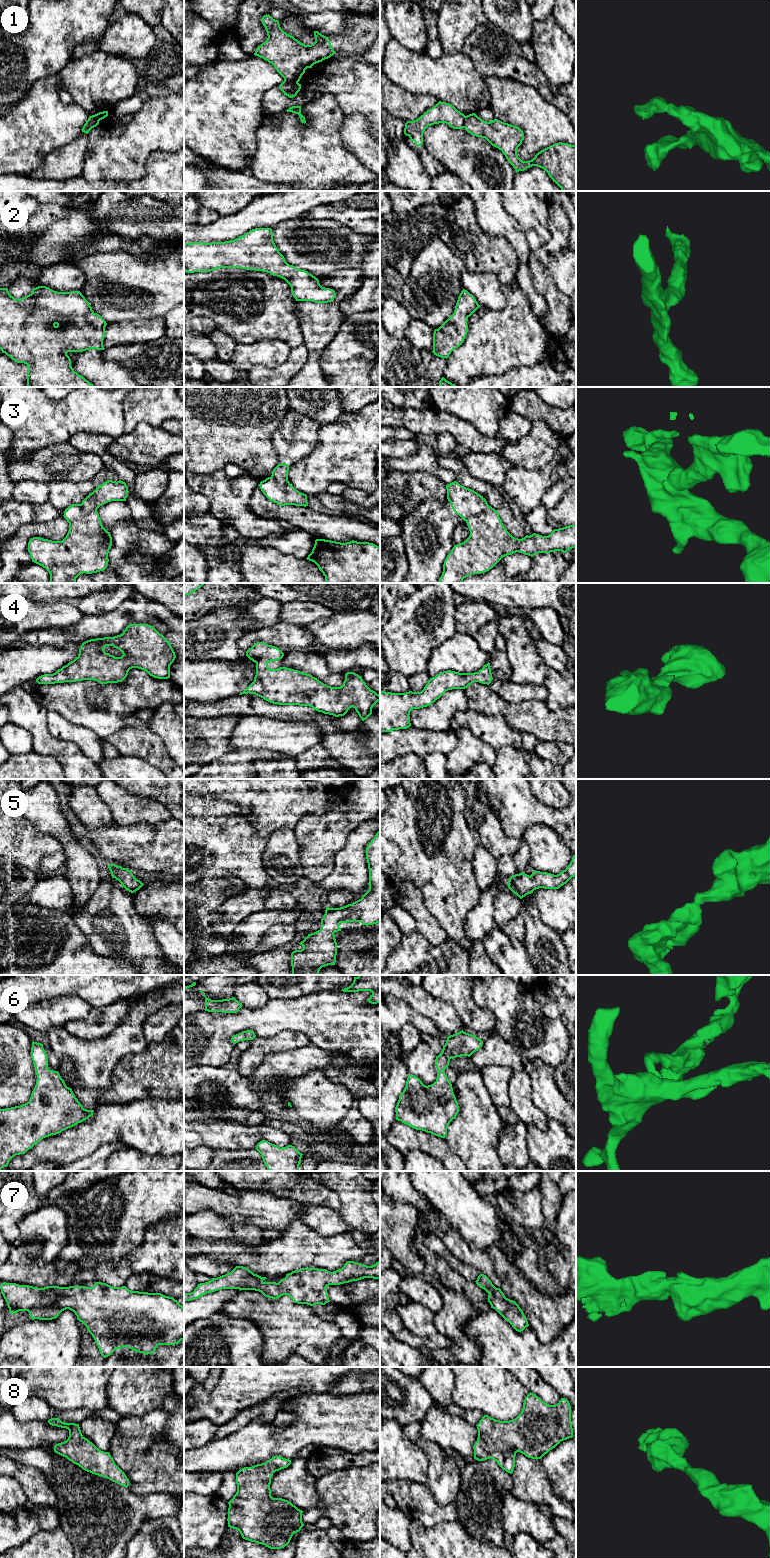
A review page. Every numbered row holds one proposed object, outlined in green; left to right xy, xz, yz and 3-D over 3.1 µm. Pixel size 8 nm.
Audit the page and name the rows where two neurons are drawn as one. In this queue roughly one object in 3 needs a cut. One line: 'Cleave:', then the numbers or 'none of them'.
Cleave: 1, 3

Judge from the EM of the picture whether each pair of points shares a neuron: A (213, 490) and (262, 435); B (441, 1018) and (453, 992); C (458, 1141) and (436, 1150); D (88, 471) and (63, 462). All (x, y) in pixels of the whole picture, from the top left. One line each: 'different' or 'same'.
A: different
B: different
C: different
D: same

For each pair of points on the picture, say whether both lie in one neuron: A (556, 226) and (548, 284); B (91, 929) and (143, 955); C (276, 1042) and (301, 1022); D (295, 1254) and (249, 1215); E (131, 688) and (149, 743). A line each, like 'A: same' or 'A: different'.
A: same
B: same
C: different
D: different
E: different

